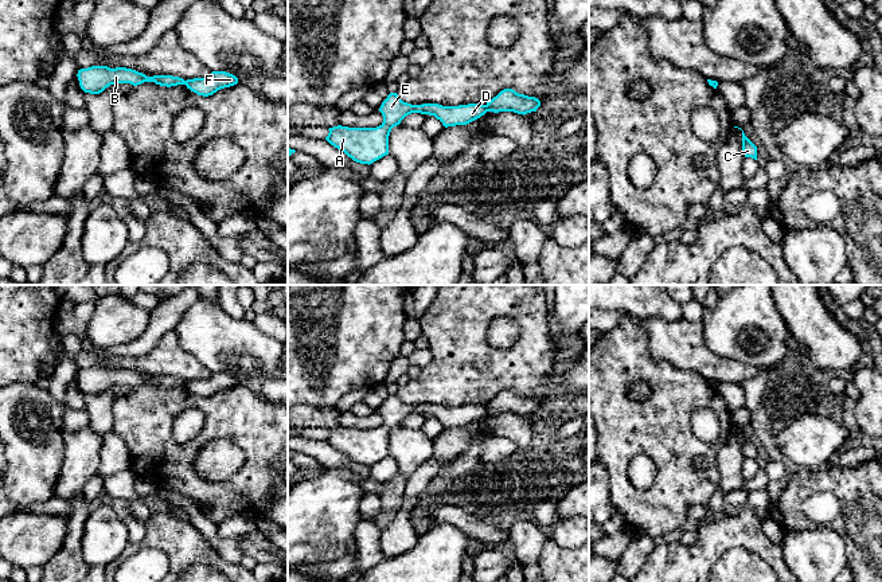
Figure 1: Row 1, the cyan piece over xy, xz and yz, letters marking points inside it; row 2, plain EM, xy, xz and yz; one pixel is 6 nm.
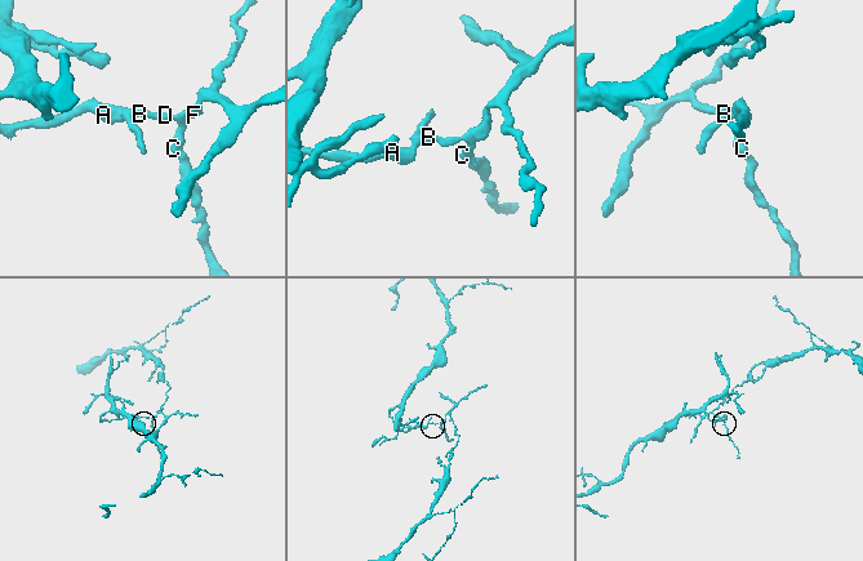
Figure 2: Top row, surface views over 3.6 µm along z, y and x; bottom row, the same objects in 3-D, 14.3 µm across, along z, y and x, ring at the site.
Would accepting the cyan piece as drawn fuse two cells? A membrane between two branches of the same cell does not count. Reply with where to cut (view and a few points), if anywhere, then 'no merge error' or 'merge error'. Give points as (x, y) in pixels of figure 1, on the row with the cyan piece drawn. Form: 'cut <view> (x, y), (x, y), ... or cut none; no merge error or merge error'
cut xz (484, 105), (487, 110); merge error

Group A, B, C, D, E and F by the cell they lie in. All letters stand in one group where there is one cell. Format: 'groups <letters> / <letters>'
groups A B D E / C F

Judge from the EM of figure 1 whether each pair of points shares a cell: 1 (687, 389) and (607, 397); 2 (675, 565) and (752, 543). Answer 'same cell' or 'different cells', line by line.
1: same cell
2: same cell

